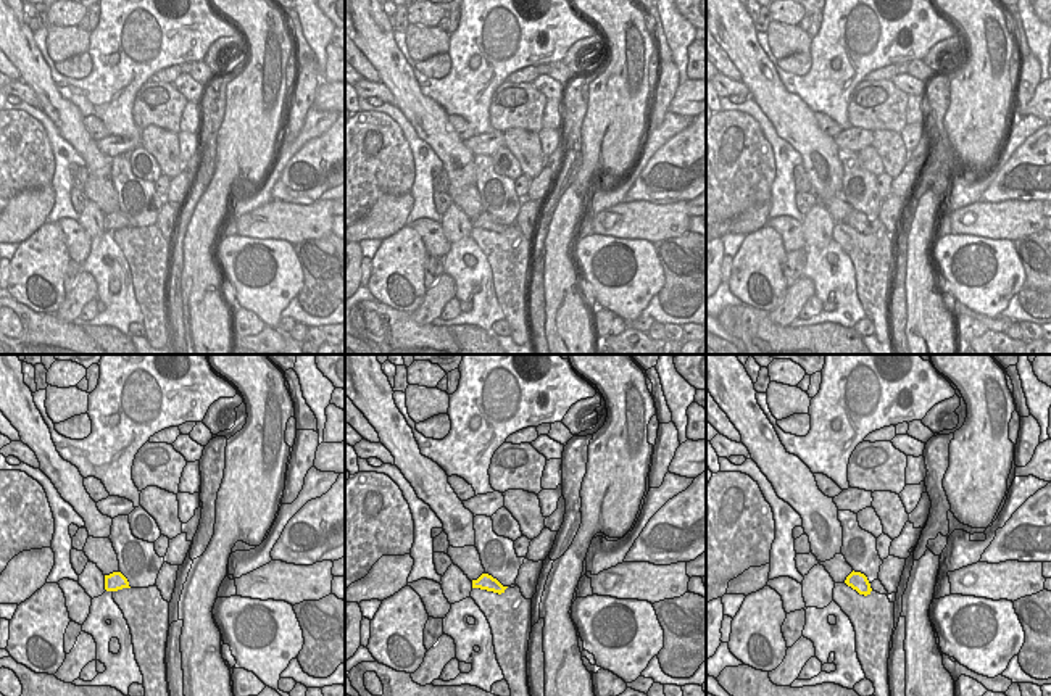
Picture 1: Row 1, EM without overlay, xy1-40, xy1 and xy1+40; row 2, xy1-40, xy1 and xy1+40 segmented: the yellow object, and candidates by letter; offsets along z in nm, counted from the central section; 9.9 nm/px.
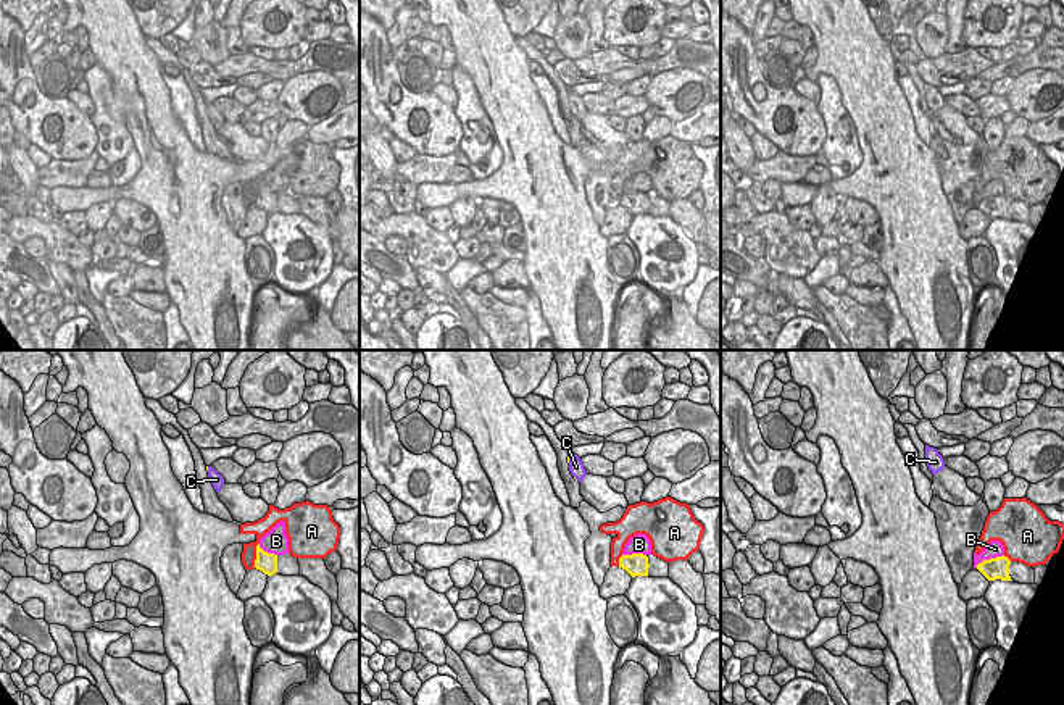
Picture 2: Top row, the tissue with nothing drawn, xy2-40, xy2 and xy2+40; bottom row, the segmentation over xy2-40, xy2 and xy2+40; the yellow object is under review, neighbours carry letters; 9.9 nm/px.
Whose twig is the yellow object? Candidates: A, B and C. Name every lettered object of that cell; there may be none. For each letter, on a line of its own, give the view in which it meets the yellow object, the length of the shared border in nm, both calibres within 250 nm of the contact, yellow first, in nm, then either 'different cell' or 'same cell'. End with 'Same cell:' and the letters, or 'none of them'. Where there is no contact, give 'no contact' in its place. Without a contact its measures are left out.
A: meets yellow in xy2-40; contact 260 nm long; 200 nm thick on the yellow side, 160 nm on the other; different cell
B: meets yellow in xy2+40; contact 340 nm long; 220 nm thick on the yellow side, 160 nm on the other; different cell
C: meets yellow in xy2; contact 70 nm long; 30 nm thick on the yellow side, 160 nm on the other; different cell
Same cell: none of them

